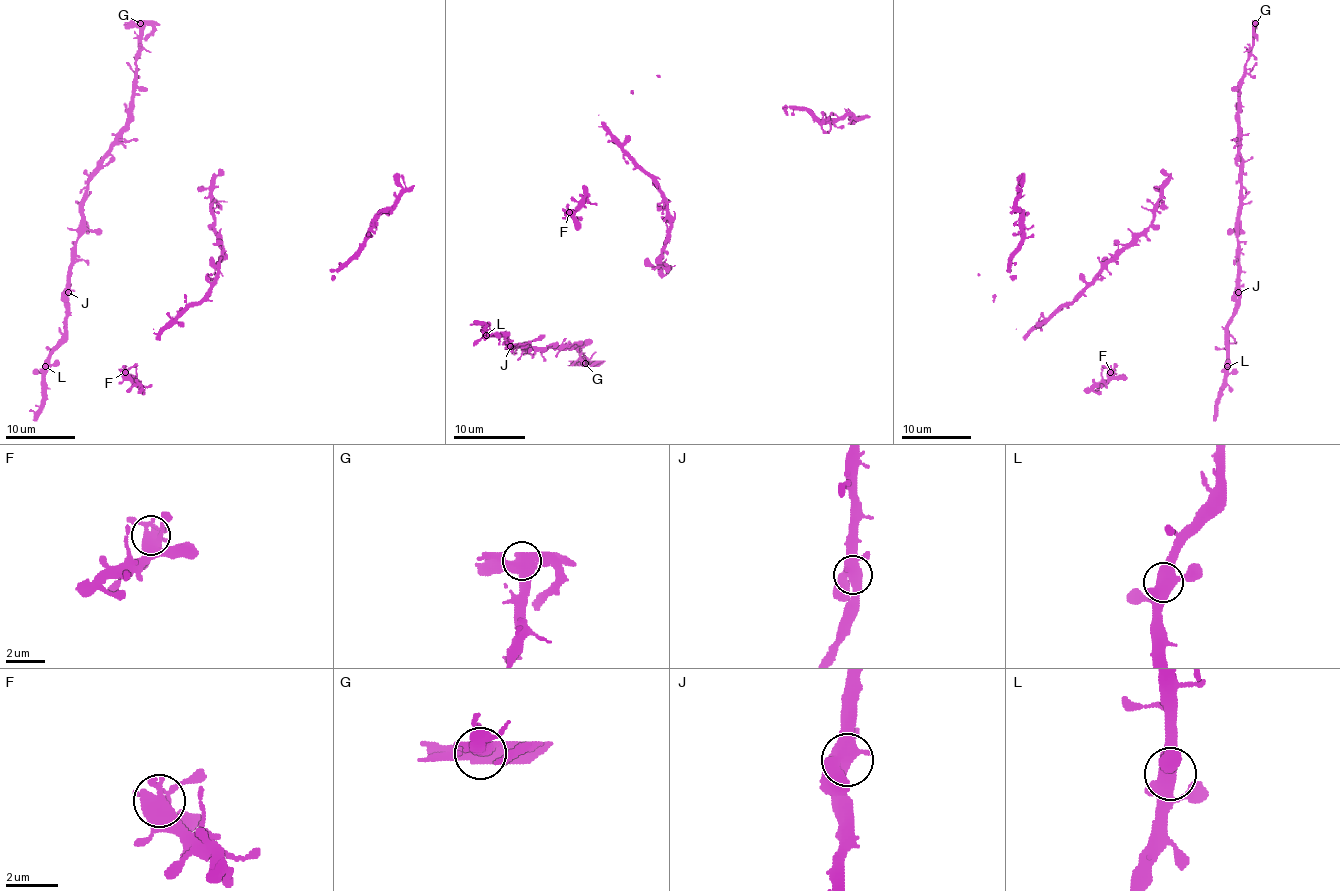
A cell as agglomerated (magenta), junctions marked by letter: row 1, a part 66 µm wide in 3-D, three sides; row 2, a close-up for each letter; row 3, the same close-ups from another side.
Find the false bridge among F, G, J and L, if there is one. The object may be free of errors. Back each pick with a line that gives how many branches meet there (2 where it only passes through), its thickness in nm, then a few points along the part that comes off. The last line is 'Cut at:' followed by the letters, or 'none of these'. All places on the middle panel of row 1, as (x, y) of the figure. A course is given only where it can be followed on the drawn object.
G: 3 | 500 nm | (585, 364), (598, 362), (589, 366)
Cut at: G

